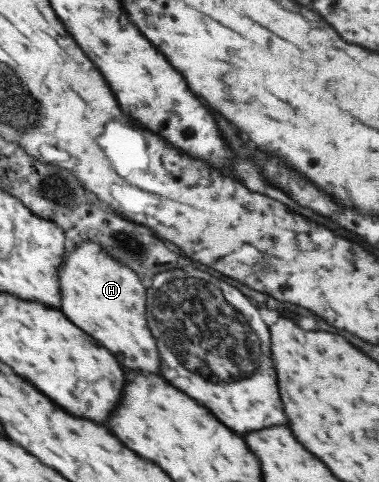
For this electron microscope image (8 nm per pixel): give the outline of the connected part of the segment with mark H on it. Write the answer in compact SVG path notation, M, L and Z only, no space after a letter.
M93 240L79 242L72 251L67 251L66 261L63 262L63 311L65 315L89 335L95 335L103 347L107 347L125 369L143 369L143 371L159 371L161 357L157 349L157 341L147 325L147 289L141 285L139 275L119 263L107 253L102 244Z

